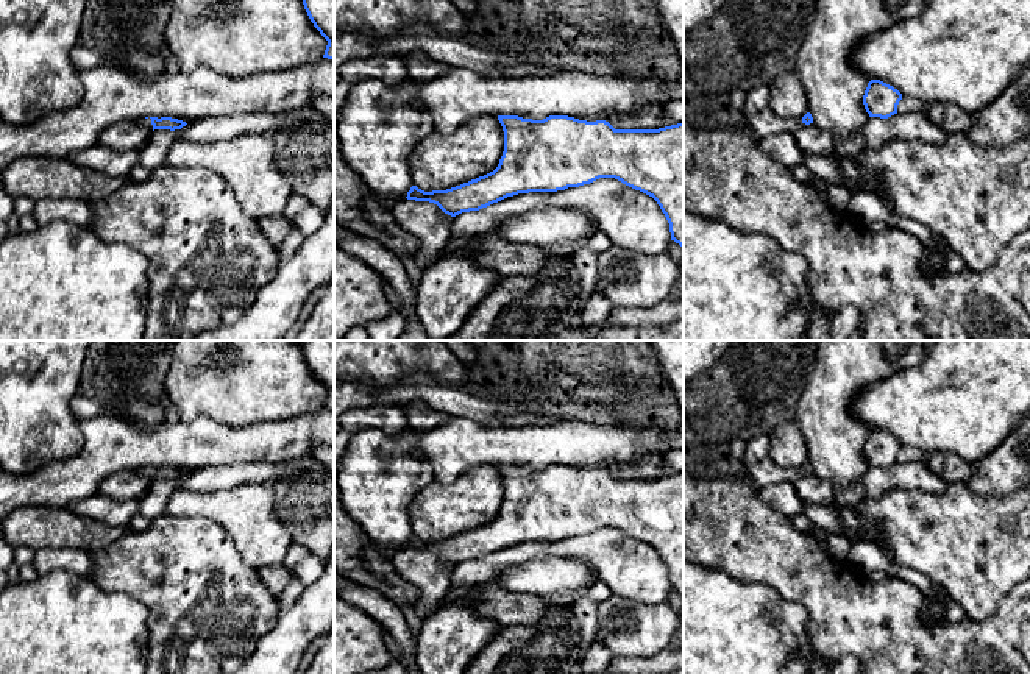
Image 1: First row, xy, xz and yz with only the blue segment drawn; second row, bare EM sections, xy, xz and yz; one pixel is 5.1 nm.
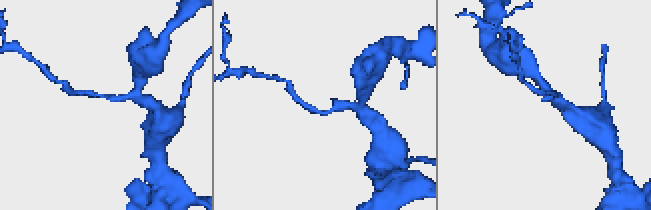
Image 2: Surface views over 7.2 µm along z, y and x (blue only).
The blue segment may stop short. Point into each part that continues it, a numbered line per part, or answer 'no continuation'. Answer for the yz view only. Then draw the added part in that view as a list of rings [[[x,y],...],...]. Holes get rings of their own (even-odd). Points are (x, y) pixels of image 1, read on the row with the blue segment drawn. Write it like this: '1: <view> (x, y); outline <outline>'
no continuation

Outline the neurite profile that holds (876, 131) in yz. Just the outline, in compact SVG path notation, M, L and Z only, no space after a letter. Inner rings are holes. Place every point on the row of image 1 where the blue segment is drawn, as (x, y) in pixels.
M925 112L894 114L888 119L869 117L860 133L869 148L880 148L896 140L938 145L947 136Z

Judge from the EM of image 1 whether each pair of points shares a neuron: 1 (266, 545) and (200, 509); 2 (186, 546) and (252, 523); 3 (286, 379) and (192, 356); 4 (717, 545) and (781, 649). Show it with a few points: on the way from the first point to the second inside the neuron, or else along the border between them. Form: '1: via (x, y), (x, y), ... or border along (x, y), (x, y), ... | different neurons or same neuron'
1: via (250, 529), (230, 509), (216, 509) | same neuron
2: border along (194, 515), (216, 521), (247, 564) | different neurons
3: via (259, 375), (208, 372) | same neuron
4: border along (704, 567), (742, 581), (762, 582), (774, 590) | different neurons

